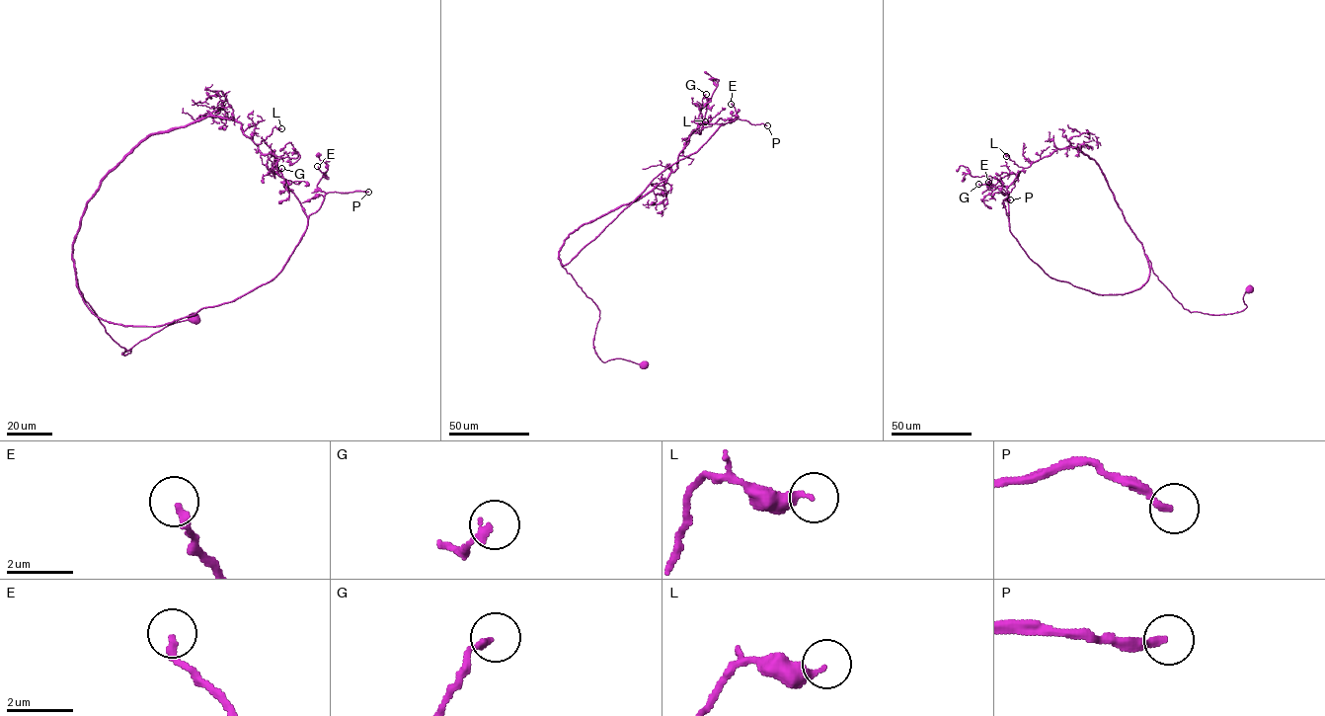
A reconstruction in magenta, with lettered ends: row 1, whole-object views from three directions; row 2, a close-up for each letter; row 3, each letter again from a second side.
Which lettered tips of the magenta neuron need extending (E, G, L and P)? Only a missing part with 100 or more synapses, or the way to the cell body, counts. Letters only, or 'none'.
P

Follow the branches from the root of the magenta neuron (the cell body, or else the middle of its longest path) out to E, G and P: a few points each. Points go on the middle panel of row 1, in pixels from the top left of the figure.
E: (645, 366), (600, 358), (593, 345), (599, 309), (561, 264), (660, 174), (735, 120), (731, 104)
G: (645, 366), (598, 357), (599, 309), (559, 252), (575, 230), (637, 200), (677, 168), (706, 94)
P: (645, 366), (600, 358), (593, 345), (599, 309), (561, 264), (721, 124), (739, 119), (767, 125)

